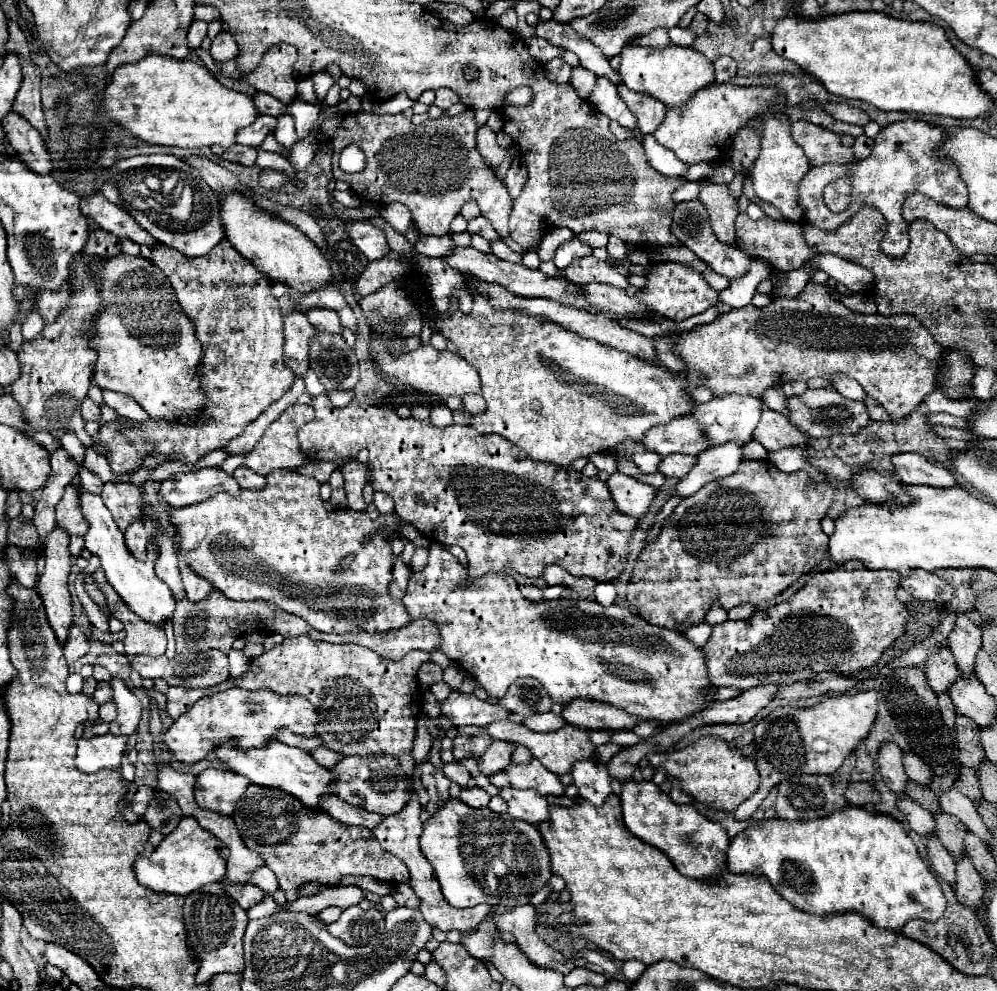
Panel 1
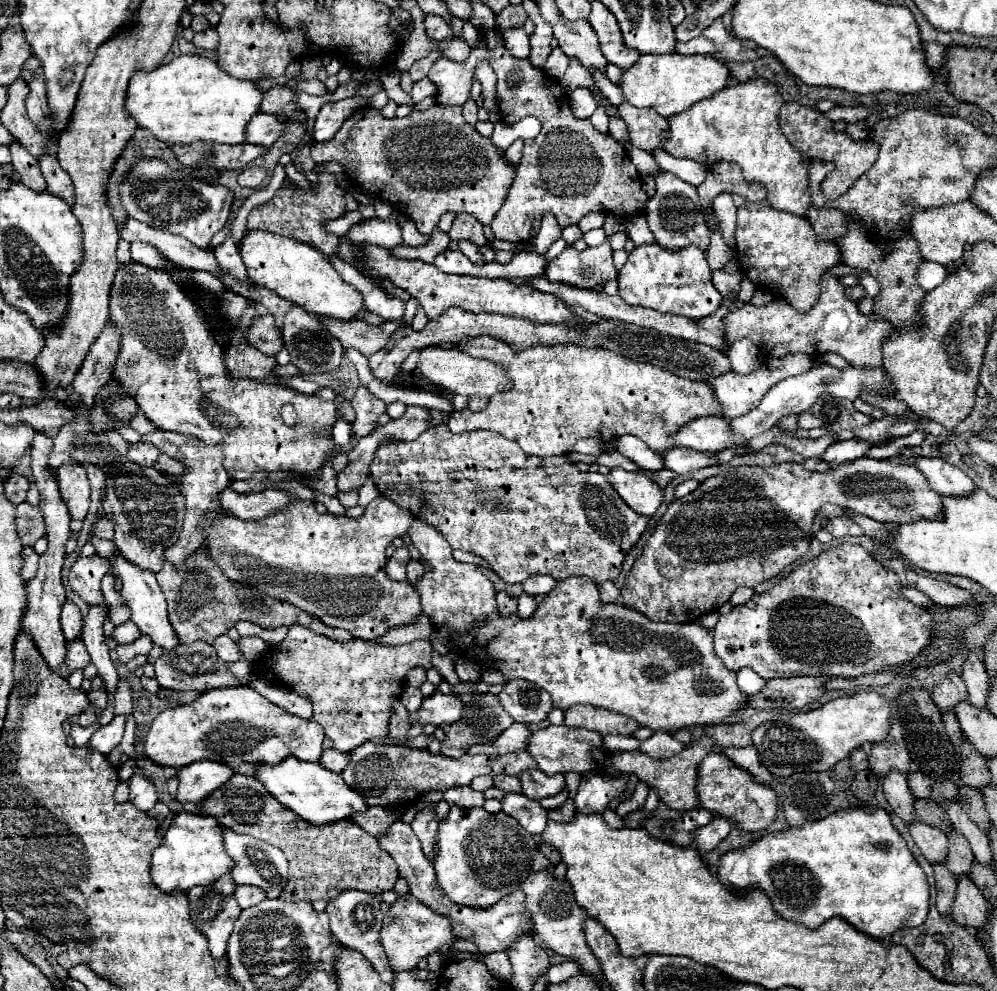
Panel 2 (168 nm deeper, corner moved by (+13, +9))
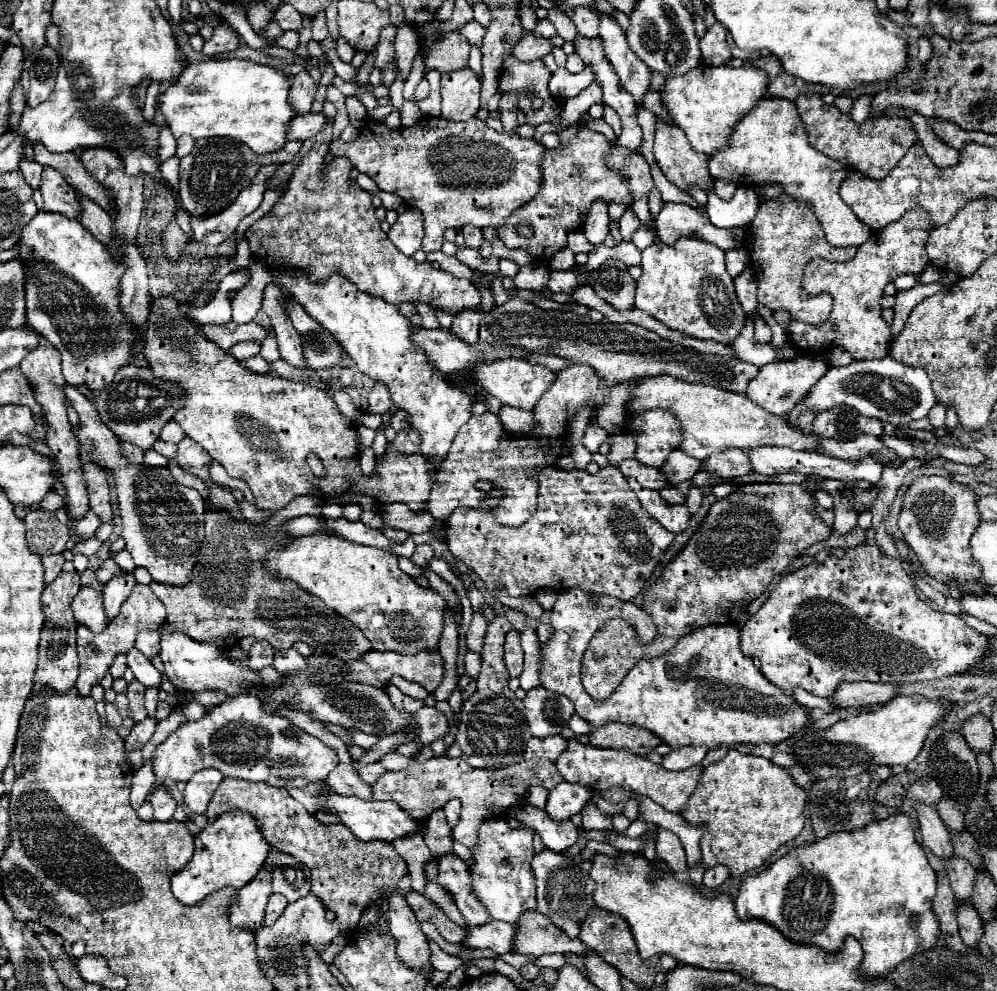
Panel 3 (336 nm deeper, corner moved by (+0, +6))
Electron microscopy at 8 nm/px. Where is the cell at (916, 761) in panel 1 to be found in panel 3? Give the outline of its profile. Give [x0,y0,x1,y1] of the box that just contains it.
[937,797,963,831]

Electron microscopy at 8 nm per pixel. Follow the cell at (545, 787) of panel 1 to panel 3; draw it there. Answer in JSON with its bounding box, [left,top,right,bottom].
[545,781,591,819]

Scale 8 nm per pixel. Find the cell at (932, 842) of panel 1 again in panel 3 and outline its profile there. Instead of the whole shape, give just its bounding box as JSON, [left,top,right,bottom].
[957,903,981,947]

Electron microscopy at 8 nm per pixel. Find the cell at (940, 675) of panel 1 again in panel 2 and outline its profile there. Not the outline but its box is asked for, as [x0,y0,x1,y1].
[932,674,968,712]

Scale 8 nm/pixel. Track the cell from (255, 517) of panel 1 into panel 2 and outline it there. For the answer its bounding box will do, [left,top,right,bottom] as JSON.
[204,496,420,640]

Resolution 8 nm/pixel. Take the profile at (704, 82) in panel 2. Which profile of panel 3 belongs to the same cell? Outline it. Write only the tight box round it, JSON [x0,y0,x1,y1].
[659,65,767,155]

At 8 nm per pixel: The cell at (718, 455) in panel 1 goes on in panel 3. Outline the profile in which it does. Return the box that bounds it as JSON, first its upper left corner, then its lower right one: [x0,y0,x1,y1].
[785,355,935,427]

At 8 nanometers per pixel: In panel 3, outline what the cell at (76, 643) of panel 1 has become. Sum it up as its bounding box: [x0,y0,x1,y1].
[71,587,107,633]

